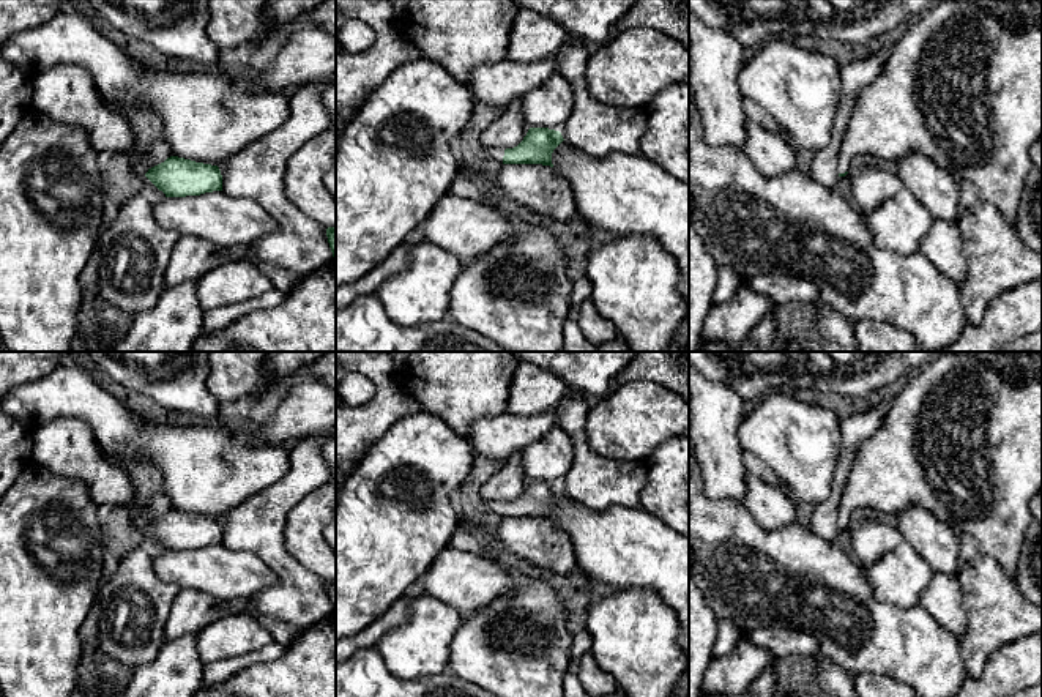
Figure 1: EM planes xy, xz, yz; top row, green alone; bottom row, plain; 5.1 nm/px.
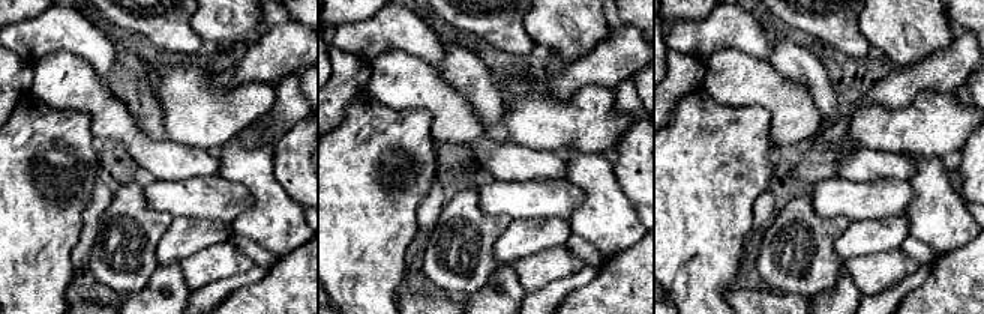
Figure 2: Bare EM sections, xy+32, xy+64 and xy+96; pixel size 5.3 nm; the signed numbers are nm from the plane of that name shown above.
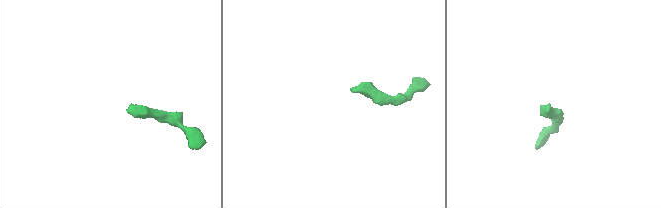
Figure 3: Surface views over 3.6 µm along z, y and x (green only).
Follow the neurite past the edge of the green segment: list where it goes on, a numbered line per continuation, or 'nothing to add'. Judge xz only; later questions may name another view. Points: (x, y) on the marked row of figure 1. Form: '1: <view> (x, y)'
1: xz (497, 155)

